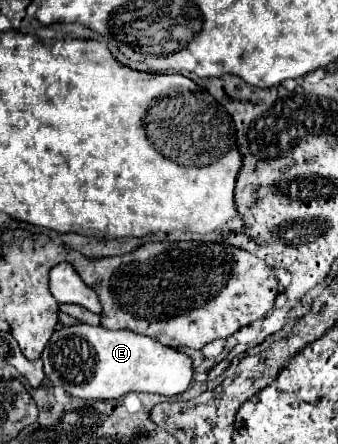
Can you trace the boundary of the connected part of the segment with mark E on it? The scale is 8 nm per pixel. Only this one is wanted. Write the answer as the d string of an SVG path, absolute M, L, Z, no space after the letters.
M76 324L60 328L48 340L42 352L46 378L54 386L62 386L76 398L112 400L128 392L152 392L174 396L188 390L192 380L192 360L170 346L158 344L130 330L106 330L104 326Z

